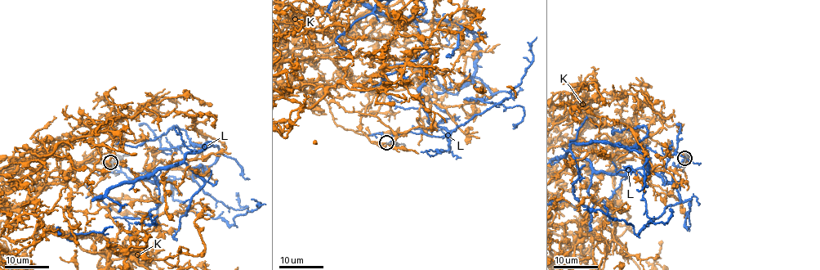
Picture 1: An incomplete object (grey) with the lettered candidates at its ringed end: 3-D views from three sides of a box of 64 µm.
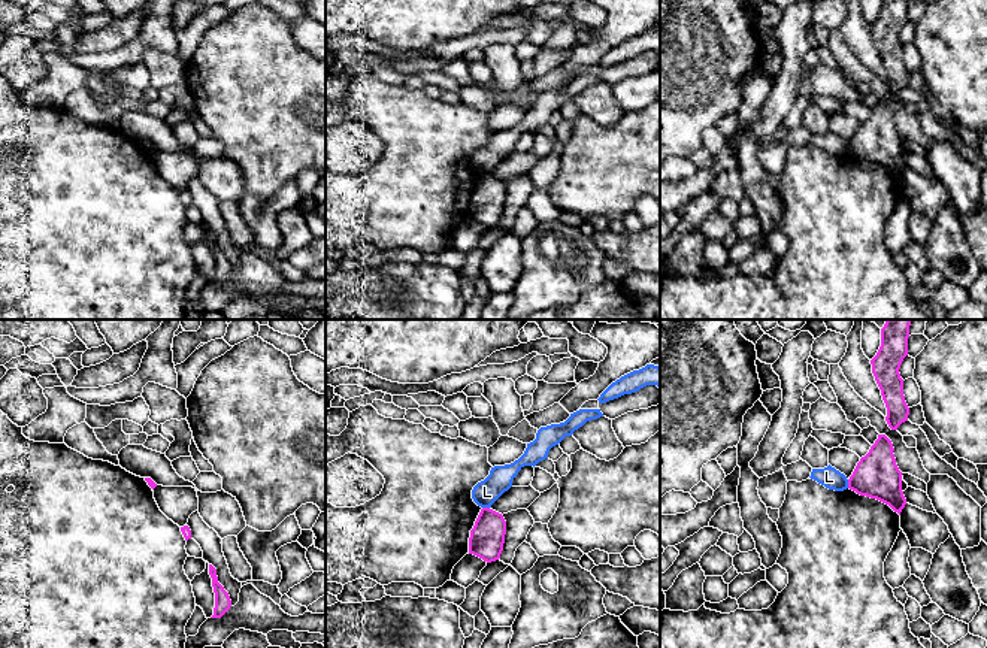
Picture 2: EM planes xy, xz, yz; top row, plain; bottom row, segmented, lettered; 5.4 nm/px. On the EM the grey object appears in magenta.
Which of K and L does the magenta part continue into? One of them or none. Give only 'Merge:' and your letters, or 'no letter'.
Merge: K

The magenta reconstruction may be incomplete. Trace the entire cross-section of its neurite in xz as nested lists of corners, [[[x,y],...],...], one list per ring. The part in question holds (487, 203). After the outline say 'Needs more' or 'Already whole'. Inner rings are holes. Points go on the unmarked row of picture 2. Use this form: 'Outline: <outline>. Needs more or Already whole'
Outline: [[[482,173],[469,203],[469,219],[487,228],[500,224],[506,200],[506,187],[502,179]]]. Already whole

